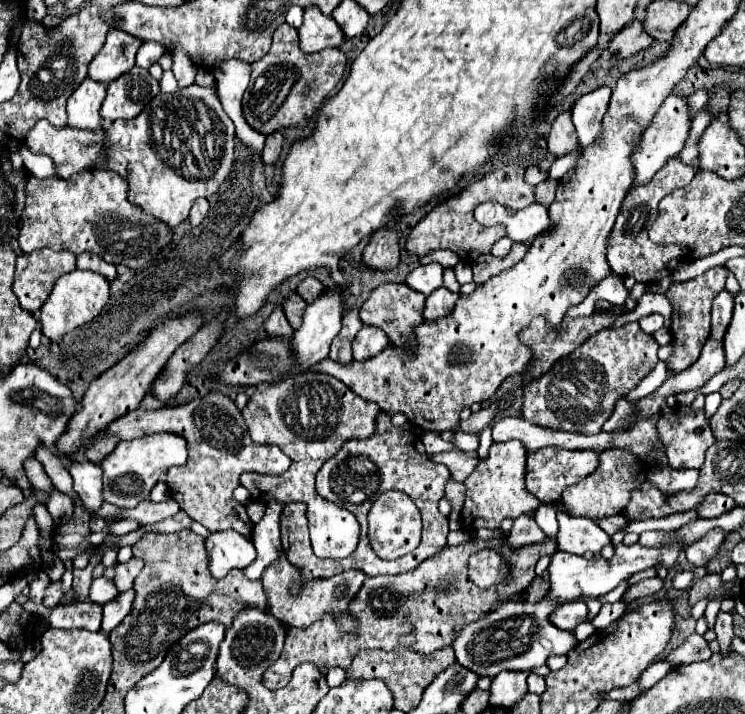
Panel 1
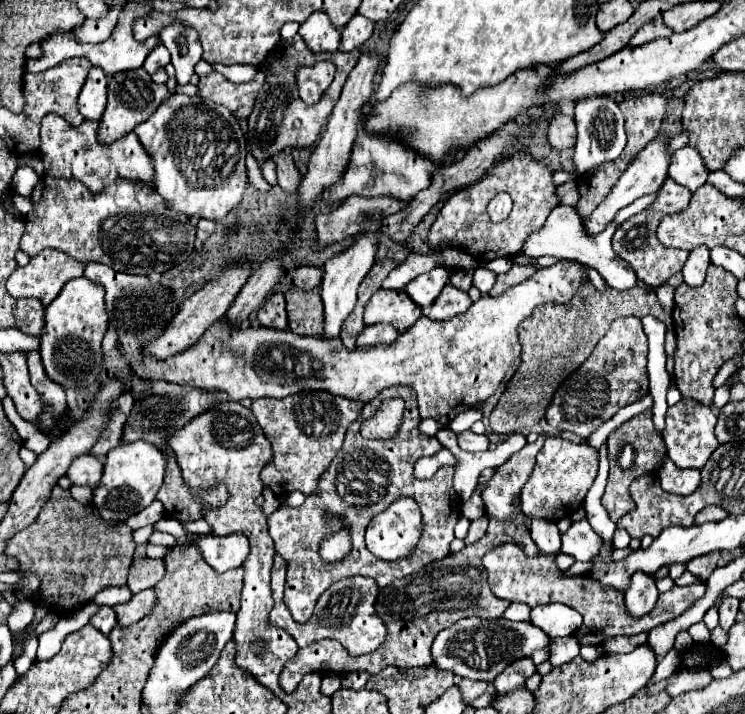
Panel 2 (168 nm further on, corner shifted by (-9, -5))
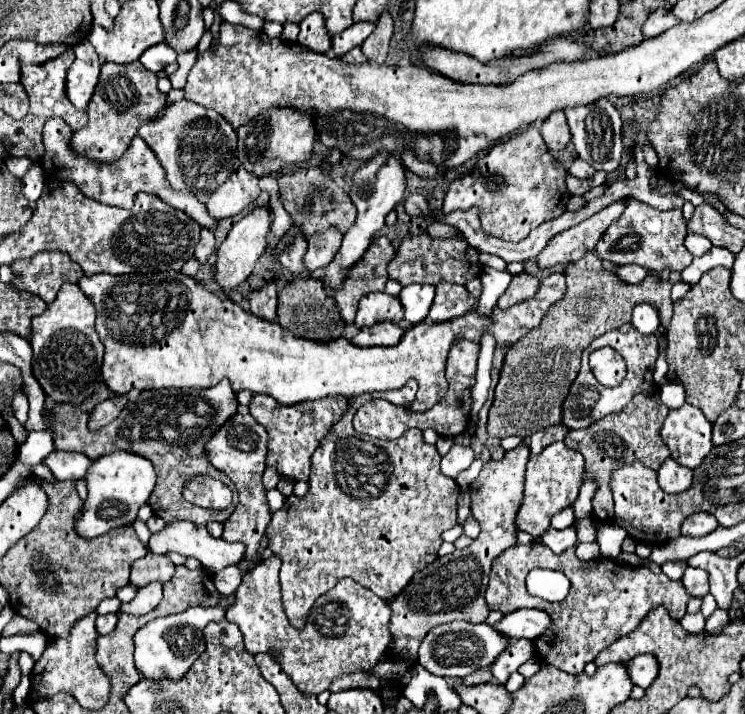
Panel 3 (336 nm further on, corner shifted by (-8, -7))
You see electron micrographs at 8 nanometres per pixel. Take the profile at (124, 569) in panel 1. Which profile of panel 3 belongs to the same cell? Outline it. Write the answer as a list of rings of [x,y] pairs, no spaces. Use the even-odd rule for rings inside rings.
[[[147,553],[143,559],[135,561],[131,567],[131,585],[133,587],[143,587],[153,581],[167,583],[173,577],[175,565],[165,557],[165,555],[155,555]]]

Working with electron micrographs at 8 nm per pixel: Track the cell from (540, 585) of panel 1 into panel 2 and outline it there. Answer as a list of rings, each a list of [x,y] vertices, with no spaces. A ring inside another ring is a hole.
[[[504,543],[486,555],[482,559],[482,565],[488,571],[488,583],[492,593],[500,599],[506,599],[510,603],[526,603],[528,607],[544,603],[564,603],[576,609],[584,617],[582,627],[574,633],[580,645],[602,645],[608,637],[630,637],[642,631],[650,631],[656,625],[682,615],[684,609],[688,609],[696,599],[704,595],[704,583],[692,583],[686,587],[674,585],[670,591],[660,593],[658,603],[650,613],[642,617],[630,617],[624,603],[624,593],[616,593],[616,589],[600,589],[600,585],[596,585],[596,581],[592,581],[588,573],[566,577],[556,565],[556,555],[528,557],[518,545]]]

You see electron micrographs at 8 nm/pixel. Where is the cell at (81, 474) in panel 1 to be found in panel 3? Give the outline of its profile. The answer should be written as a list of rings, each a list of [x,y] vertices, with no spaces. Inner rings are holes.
[[[63,451],[49,453],[45,463],[59,481],[85,479],[87,469],[93,465],[93,461],[89,457],[85,457],[83,453],[67,453],[67,451],[65,453]]]

